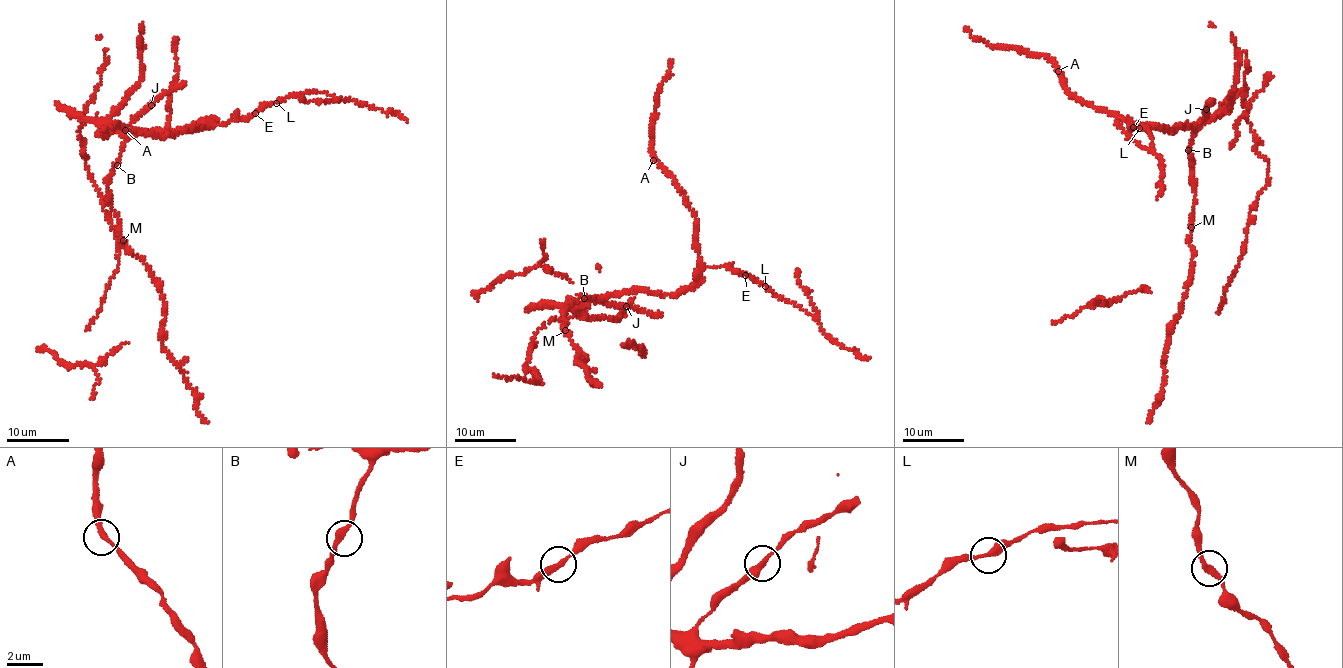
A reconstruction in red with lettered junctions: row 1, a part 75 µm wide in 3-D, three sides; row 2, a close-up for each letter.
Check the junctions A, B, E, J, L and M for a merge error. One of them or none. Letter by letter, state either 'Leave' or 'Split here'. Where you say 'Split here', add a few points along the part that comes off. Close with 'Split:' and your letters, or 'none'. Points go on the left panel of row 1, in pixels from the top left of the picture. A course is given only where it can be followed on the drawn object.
A: Leave
B: Leave
E: Leave
J: Leave
L: Leave
M: Leave
Split: none

